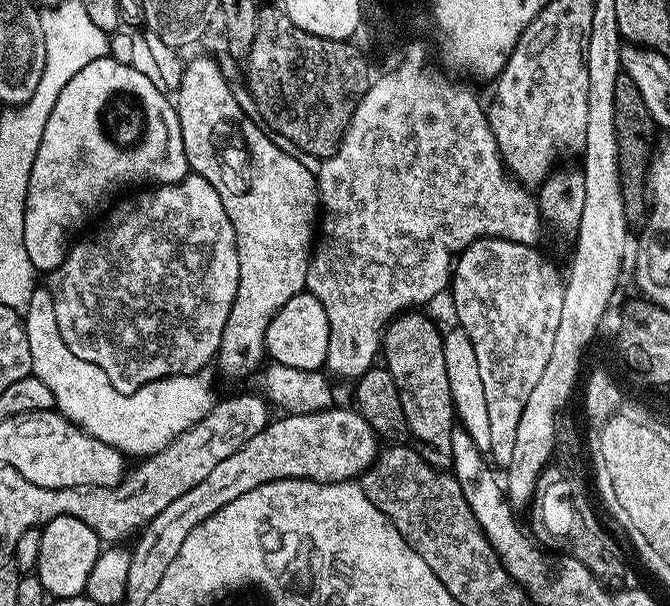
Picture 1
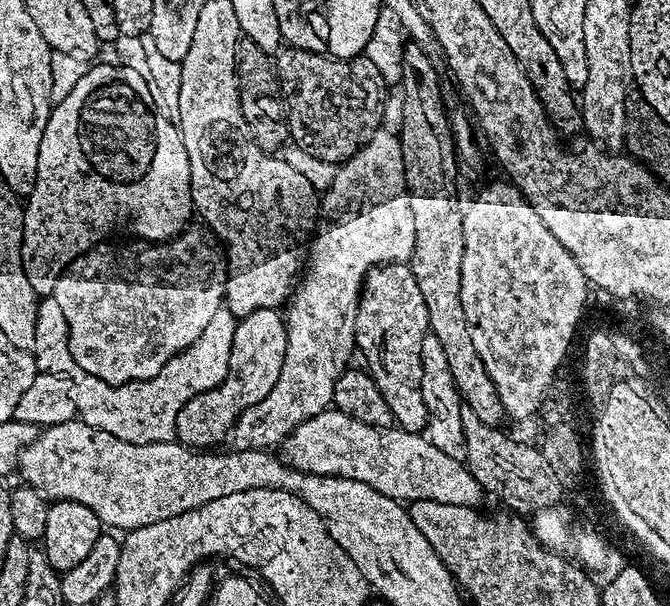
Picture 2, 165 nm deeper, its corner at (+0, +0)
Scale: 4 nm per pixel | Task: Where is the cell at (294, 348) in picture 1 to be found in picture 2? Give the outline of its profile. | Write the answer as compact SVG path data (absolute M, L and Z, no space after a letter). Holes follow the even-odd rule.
M275 308L254 310L254 314L239 317L234 330L234 342L230 350L230 366L222 383L216 388L206 390L186 402L178 410L175 424L176 440L197 450L208 450L221 440L227 441L228 432L236 420L254 402L262 402L274 382L282 374L282 362L286 362L286 338L288 325L285 317Z

